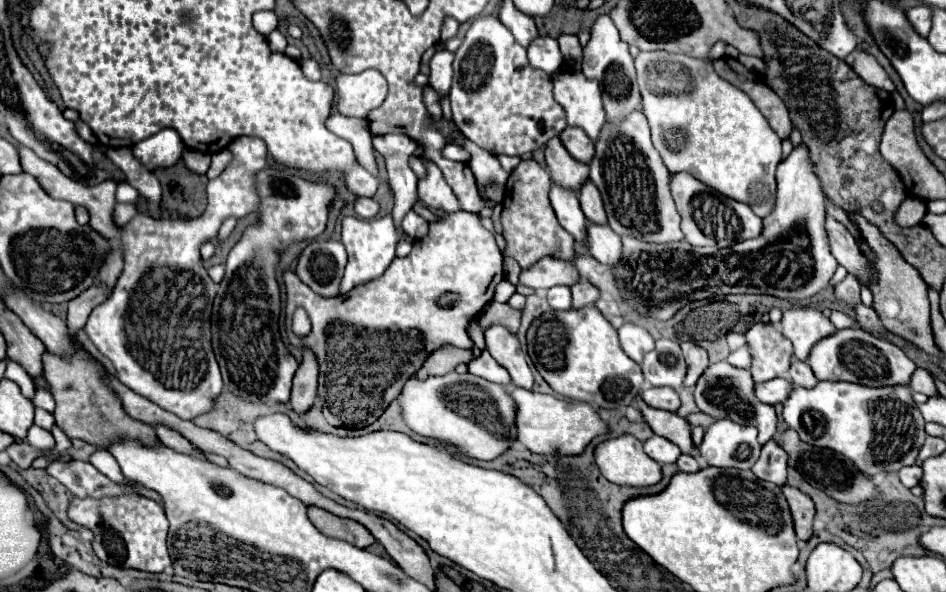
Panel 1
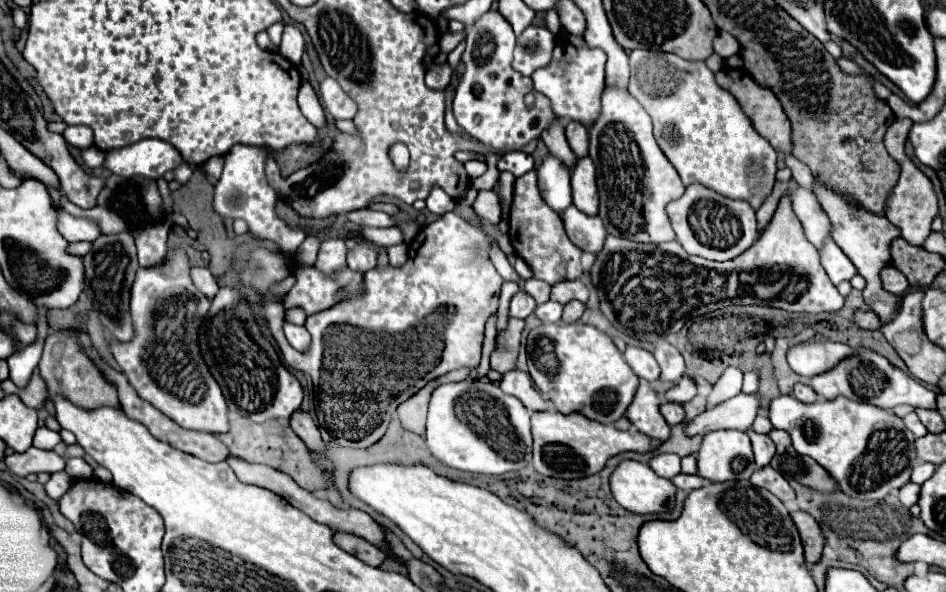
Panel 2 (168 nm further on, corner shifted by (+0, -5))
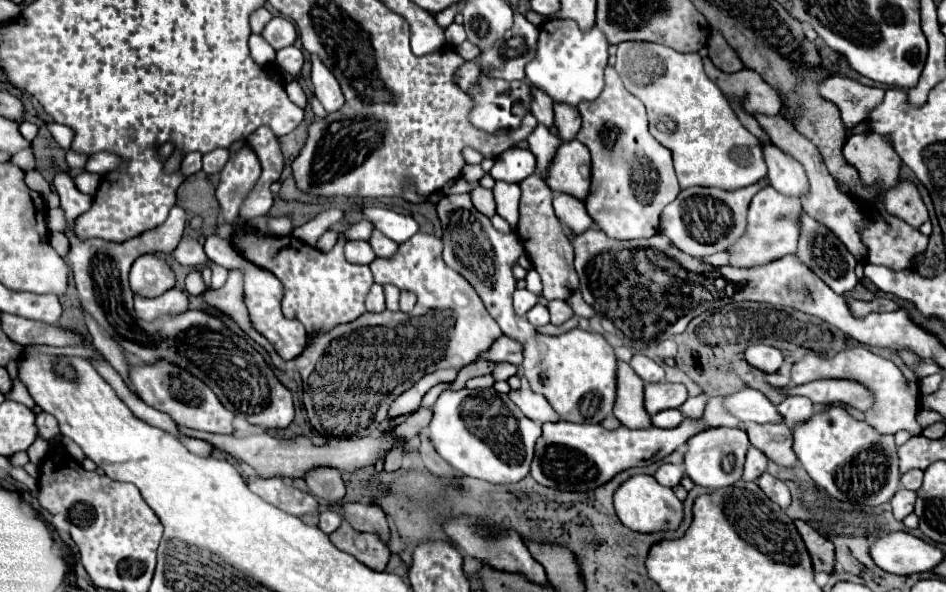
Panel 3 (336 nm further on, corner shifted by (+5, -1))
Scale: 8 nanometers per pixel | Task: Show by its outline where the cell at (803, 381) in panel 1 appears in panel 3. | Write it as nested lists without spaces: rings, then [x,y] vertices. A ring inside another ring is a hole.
[[[787,397],[783,403],[777,405],[777,413],[783,417],[783,423],[789,429],[795,429],[795,425],[811,419],[813,403],[807,401],[807,397]]]

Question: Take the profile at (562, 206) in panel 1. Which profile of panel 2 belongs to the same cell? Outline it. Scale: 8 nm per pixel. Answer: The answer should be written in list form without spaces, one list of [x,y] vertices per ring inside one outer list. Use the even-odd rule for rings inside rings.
[[[554,157],[544,159],[544,163],[536,171],[538,171],[538,185],[540,185],[542,199],[558,215],[562,215],[572,205],[570,171]]]

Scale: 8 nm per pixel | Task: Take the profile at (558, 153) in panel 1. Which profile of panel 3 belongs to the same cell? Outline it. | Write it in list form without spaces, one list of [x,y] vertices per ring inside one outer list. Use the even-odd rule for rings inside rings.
[[[531,87],[531,113],[537,117],[539,123],[551,127],[553,125],[553,101],[551,97],[547,97],[547,93],[543,93],[537,87]]]

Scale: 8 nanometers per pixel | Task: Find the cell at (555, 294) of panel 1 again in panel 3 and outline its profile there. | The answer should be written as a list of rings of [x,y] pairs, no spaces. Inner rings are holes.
[[[537,303],[537,305],[527,313],[527,319],[529,319],[529,323],[535,325],[535,327],[547,325],[547,323],[549,323],[549,311],[547,311],[547,307],[543,307],[543,305]]]

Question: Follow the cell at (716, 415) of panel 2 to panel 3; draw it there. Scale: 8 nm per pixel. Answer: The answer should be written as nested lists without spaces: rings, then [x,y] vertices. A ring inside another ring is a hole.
[[[683,419],[683,423],[675,429],[655,429],[651,425],[647,429],[633,431],[623,425],[609,431],[601,425],[579,425],[565,421],[547,423],[543,425],[543,435],[535,445],[531,477],[543,487],[583,493],[593,491],[611,481],[621,471],[627,471],[631,467],[647,467],[661,461],[663,457],[685,445],[687,439],[699,431],[703,431],[699,419]]]

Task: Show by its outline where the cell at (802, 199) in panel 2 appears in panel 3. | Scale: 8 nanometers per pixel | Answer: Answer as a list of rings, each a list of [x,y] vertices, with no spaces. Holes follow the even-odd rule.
[[[763,143],[763,157],[767,163],[767,179],[769,185],[775,187],[783,195],[795,195],[807,191],[807,177],[803,173],[803,165],[799,165],[791,155],[783,153],[773,143]]]

